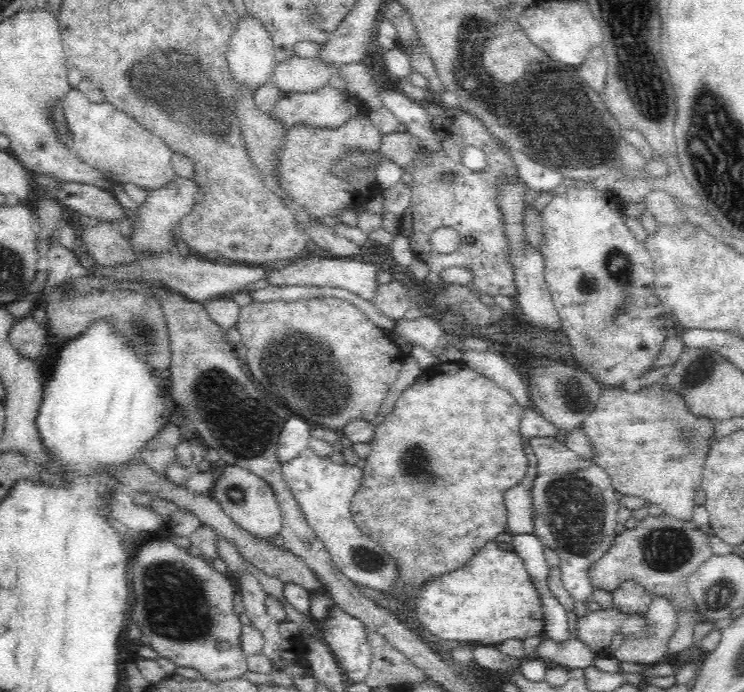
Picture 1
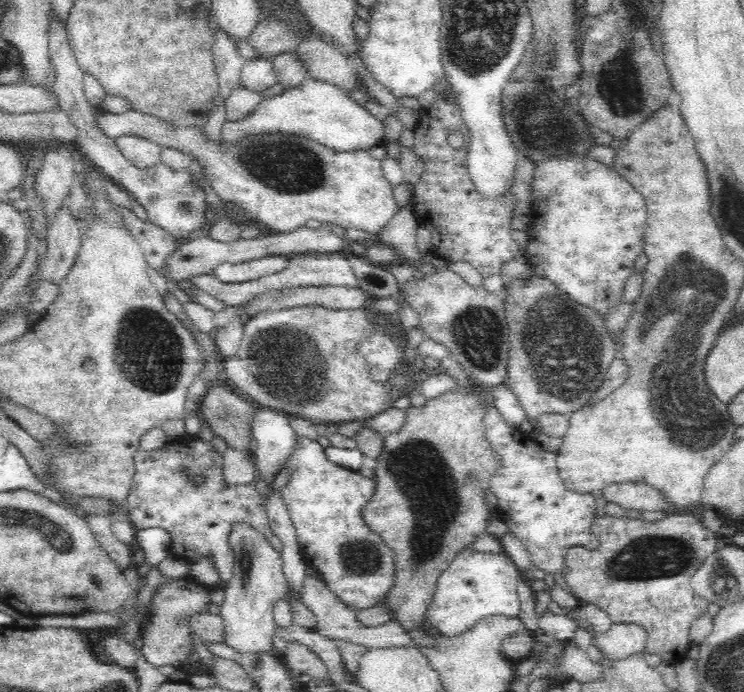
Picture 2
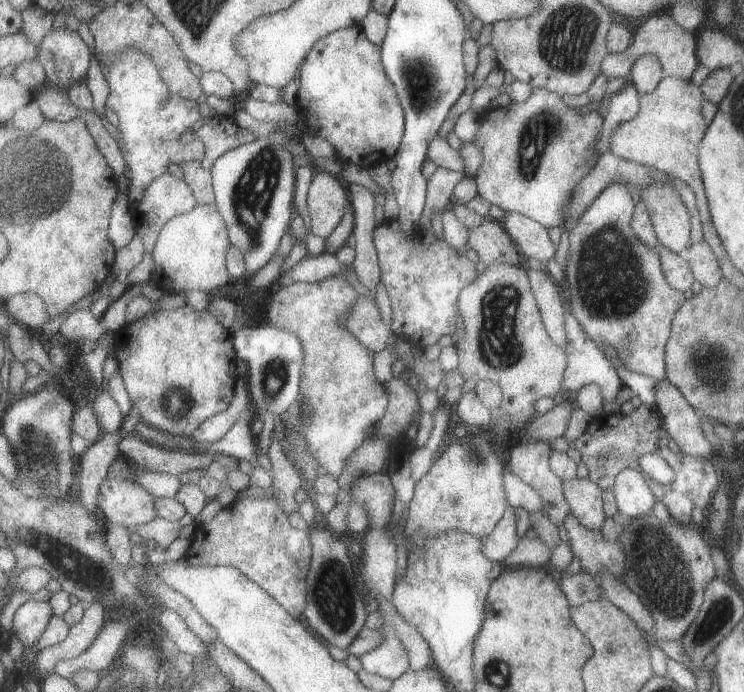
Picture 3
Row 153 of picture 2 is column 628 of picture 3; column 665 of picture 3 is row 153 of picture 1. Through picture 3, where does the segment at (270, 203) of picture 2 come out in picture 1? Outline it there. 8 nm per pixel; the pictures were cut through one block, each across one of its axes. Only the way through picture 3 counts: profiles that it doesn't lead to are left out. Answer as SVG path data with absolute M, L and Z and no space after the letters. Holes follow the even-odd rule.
M358 112L358 114L352 114L342 126L338 128L318 128L318 126L312 126L312 124L294 124L288 128L288 134L286 134L286 142L282 144L282 150L280 150L280 164L278 164L278 178L280 178L280 186L276 188L276 194L282 198L282 202L292 210L292 214L296 216L296 224L298 224L298 230L306 232L308 236L308 230L306 230L306 224L308 220L312 218L326 218L326 220L332 220L336 218L338 220L338 212L340 208L350 208L356 212L358 216L358 226L366 232L366 234L372 234L376 230L384 230L384 222L382 222L382 214L358 214L358 208L362 202L366 202L370 196L378 194L378 188L376 188L376 174L374 170L366 168L366 170L360 170L360 172L354 172L350 176L350 180L340 180L332 174L332 164L344 156L348 150L360 150L360 152L378 152L380 146L382 146L382 136L380 130L372 124L370 120L370 112Z

